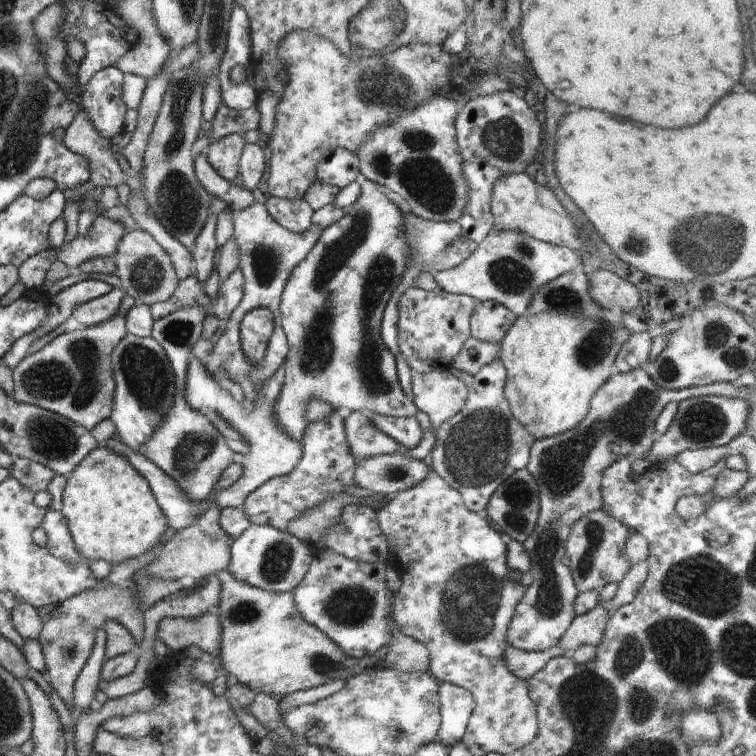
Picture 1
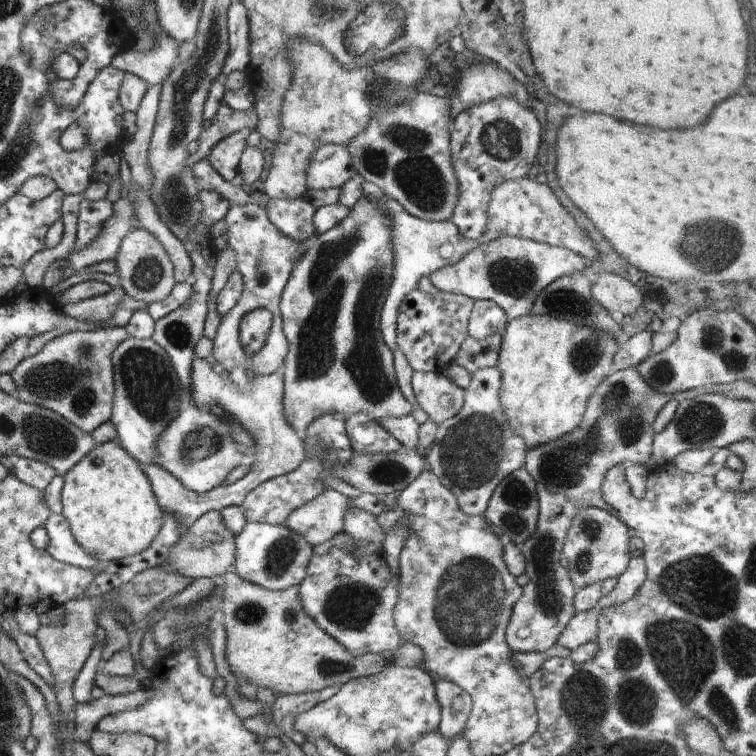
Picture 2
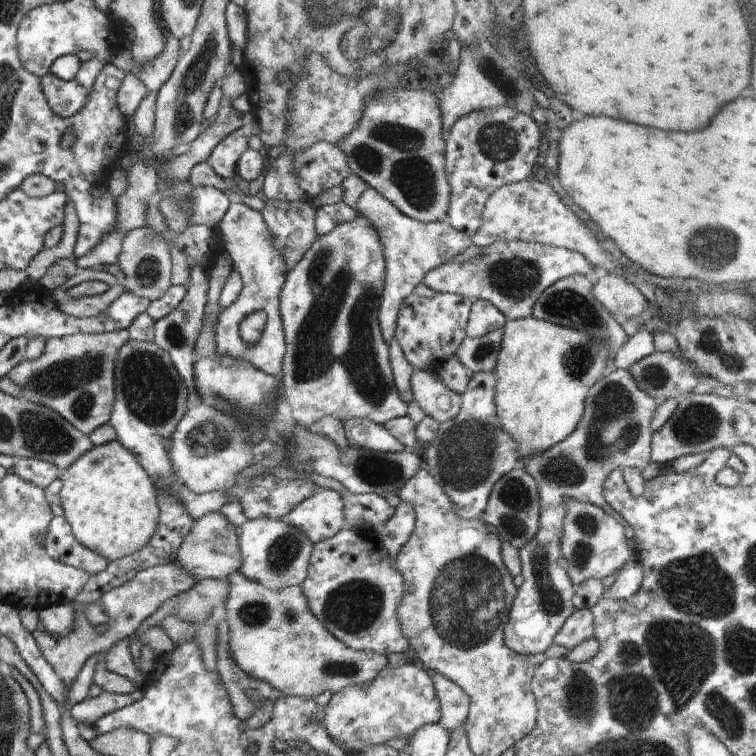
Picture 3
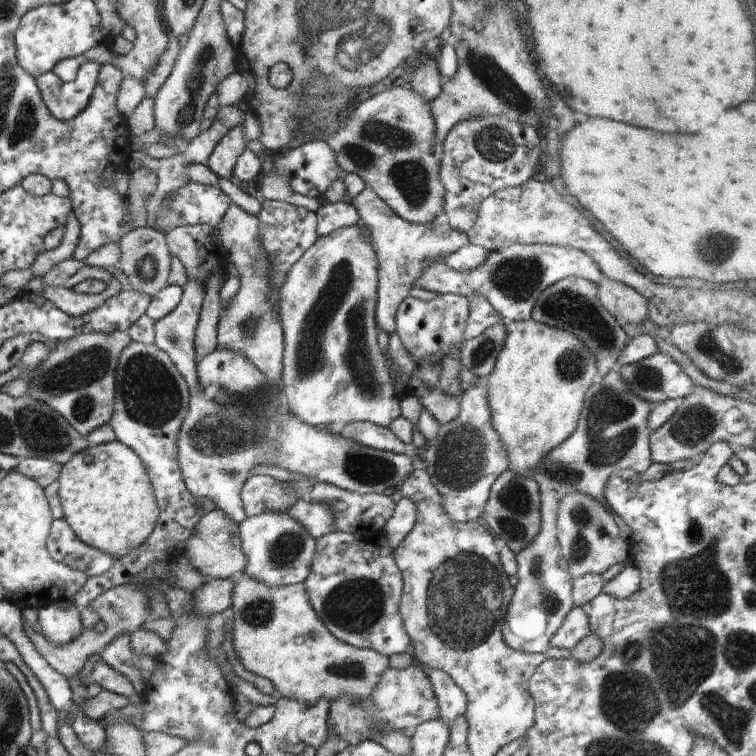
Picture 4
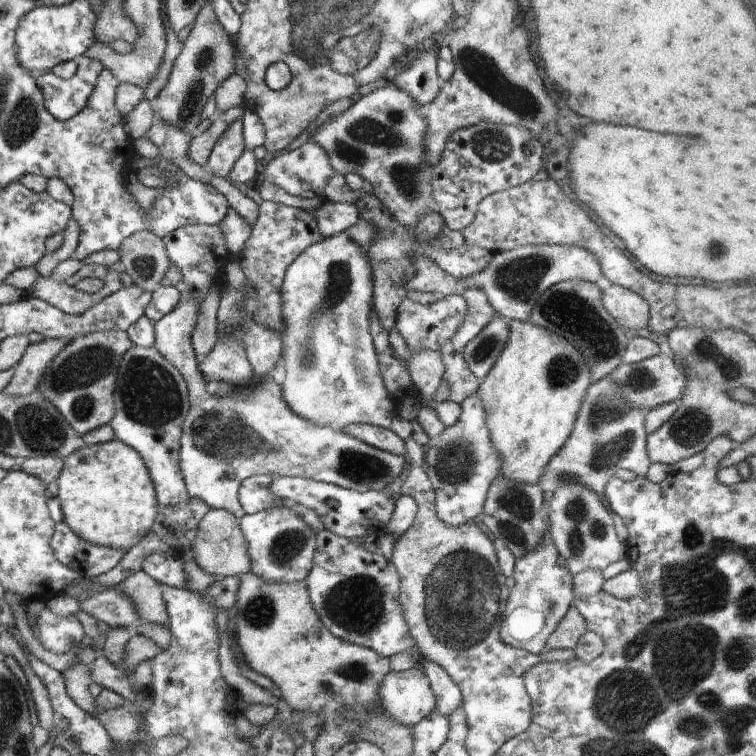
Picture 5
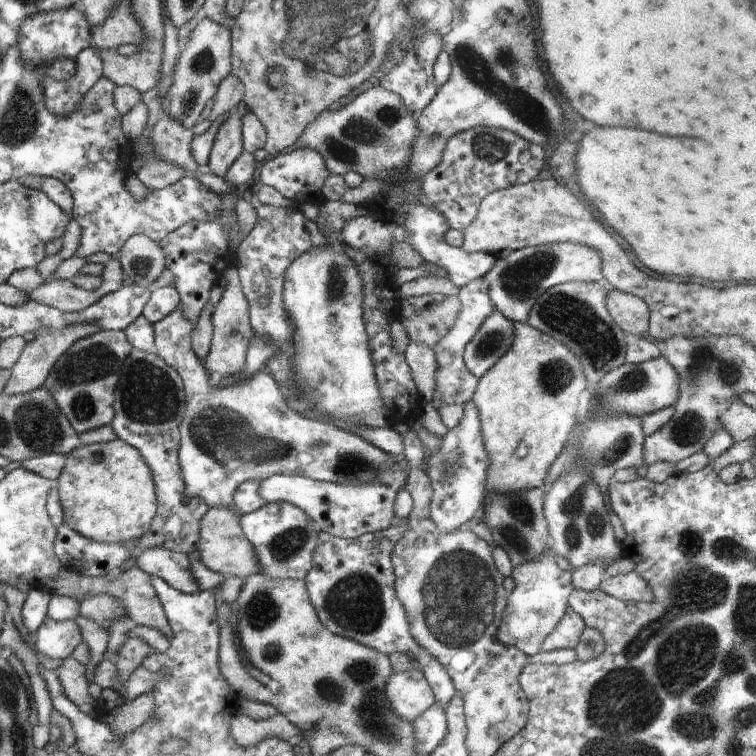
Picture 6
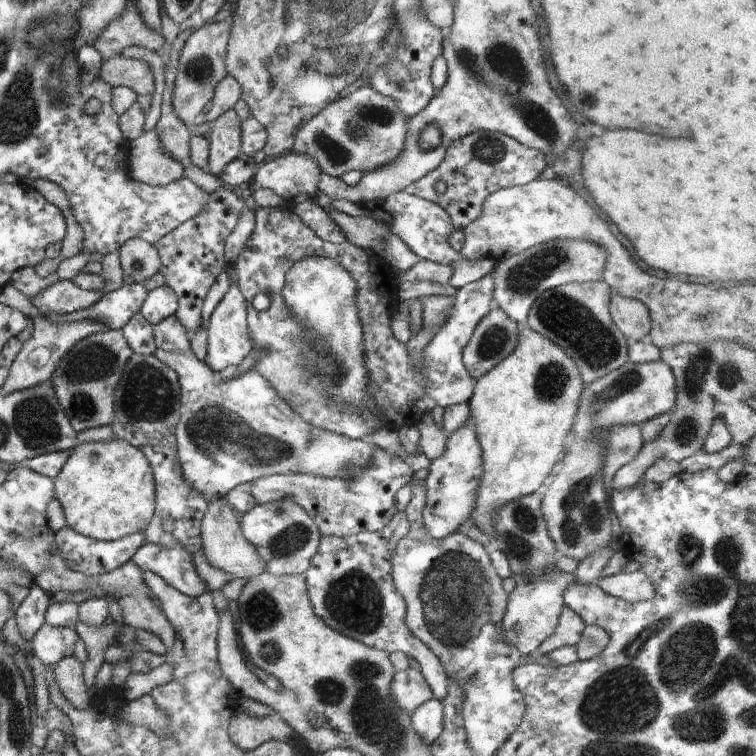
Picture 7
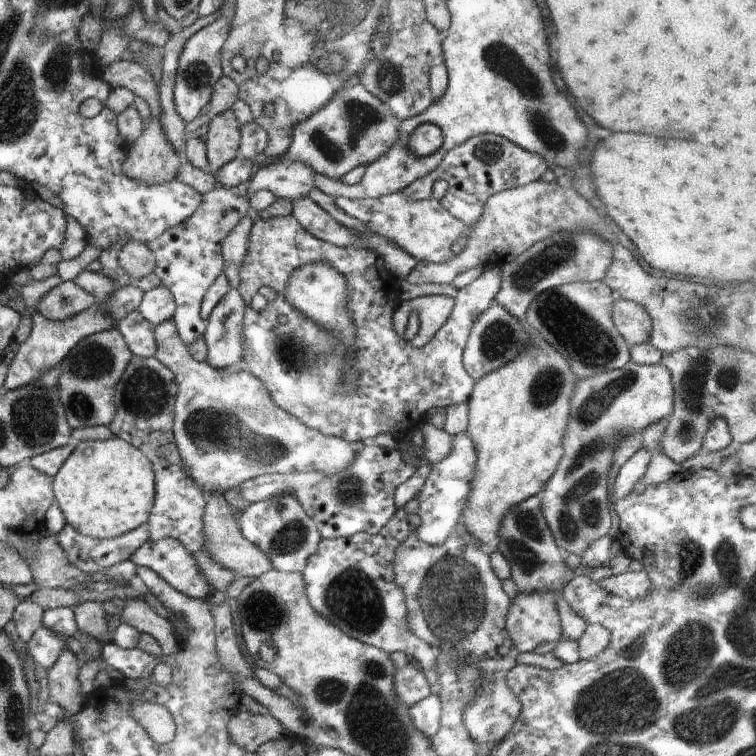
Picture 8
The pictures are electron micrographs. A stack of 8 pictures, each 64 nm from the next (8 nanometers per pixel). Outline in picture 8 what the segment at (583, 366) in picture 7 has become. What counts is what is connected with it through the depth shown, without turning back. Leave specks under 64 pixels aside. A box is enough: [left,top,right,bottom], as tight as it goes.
[463,280,631,382]

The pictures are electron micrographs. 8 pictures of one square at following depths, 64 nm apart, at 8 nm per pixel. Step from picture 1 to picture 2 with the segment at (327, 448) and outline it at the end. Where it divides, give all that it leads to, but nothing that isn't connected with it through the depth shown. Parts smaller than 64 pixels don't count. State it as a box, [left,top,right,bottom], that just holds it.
[239,412,354,525]

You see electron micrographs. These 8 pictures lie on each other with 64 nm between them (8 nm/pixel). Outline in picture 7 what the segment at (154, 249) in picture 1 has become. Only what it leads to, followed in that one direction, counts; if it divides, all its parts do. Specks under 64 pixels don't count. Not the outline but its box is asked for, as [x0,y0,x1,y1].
[119,238,160,283]

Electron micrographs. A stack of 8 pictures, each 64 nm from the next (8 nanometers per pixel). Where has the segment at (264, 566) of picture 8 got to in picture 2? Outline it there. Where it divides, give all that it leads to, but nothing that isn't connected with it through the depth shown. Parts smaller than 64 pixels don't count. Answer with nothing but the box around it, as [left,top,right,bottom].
[162,510,235,579]

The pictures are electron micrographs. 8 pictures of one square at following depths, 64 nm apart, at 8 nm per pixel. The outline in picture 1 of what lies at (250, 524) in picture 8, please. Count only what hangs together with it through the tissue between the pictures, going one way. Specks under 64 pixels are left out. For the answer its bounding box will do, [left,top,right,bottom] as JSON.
[227,524,314,593]

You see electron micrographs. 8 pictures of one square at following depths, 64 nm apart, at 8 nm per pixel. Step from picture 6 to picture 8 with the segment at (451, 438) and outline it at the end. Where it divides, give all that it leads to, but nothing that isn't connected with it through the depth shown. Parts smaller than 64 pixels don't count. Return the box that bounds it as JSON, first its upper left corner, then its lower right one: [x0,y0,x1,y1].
[302,432,477,695]

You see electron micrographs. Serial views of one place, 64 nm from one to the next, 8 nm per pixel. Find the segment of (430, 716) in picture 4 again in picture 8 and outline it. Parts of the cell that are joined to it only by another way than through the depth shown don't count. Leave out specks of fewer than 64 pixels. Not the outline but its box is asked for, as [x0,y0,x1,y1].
[395,661,431,708]

